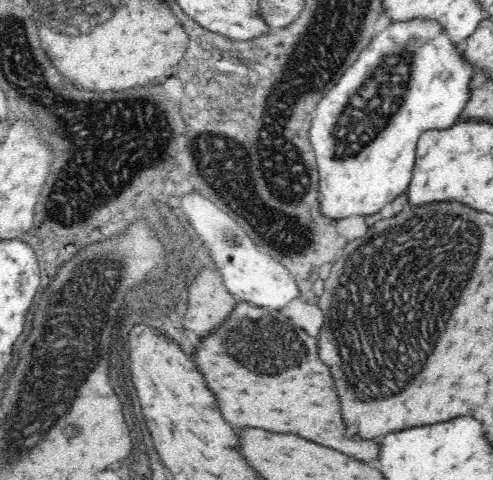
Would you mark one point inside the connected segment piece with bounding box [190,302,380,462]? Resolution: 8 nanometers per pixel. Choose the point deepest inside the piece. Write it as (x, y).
(296, 394)

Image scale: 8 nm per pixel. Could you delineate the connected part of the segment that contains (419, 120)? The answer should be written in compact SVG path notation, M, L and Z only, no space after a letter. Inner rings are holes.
M414 16L408 20L396 20L376 34L378 36L374 36L360 52L358 62L354 62L342 80L318 102L316 116L310 126L310 140L316 150L320 170L320 206L332 220L348 218L350 214L366 218L374 216L382 210L382 206L406 192L416 168L420 136L428 130L448 130L460 122L472 94L470 84L474 80L476 64L464 56L464 44L454 42L442 22L426 16ZM400 54L410 54L410 62L402 56L402 68Z

